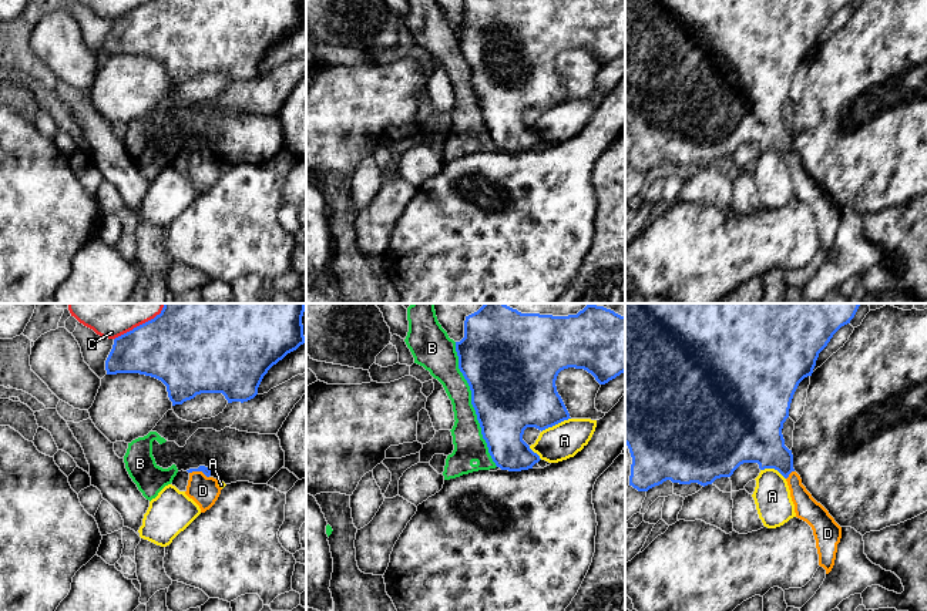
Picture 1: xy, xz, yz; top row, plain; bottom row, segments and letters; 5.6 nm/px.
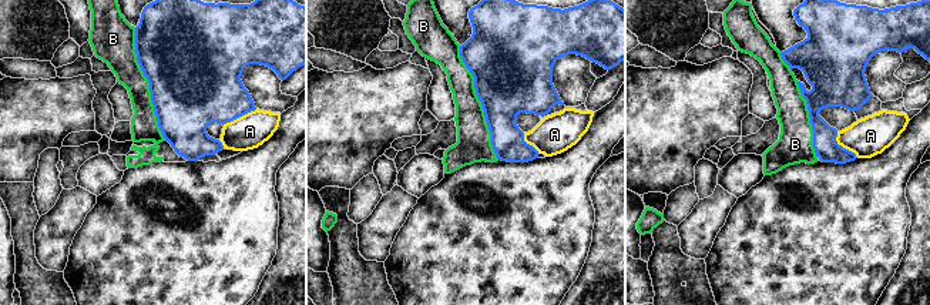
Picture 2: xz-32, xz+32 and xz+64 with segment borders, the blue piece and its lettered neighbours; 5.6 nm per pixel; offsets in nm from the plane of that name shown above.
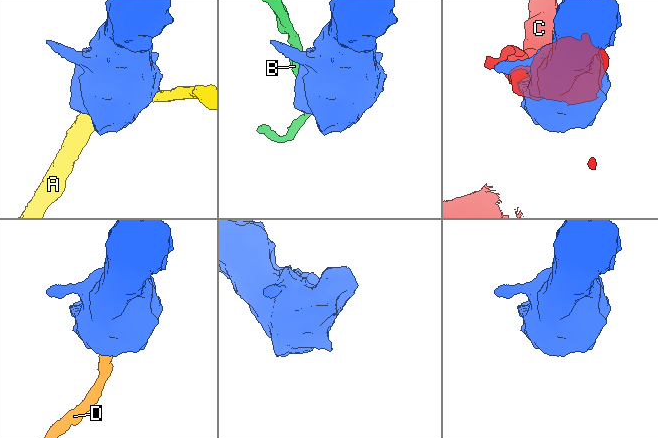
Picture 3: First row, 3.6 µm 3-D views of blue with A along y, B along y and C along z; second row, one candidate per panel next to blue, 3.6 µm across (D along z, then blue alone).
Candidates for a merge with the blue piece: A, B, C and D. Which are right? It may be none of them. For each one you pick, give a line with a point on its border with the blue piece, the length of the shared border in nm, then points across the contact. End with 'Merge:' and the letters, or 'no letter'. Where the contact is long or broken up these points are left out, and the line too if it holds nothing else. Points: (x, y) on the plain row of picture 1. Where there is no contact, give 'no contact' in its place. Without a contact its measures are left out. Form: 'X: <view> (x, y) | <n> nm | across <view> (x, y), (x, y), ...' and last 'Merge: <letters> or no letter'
D: xy (200, 151) | 120 nm | across xy (205, 151), (200, 151), (200, 167), (204, 171)
Merge: D

